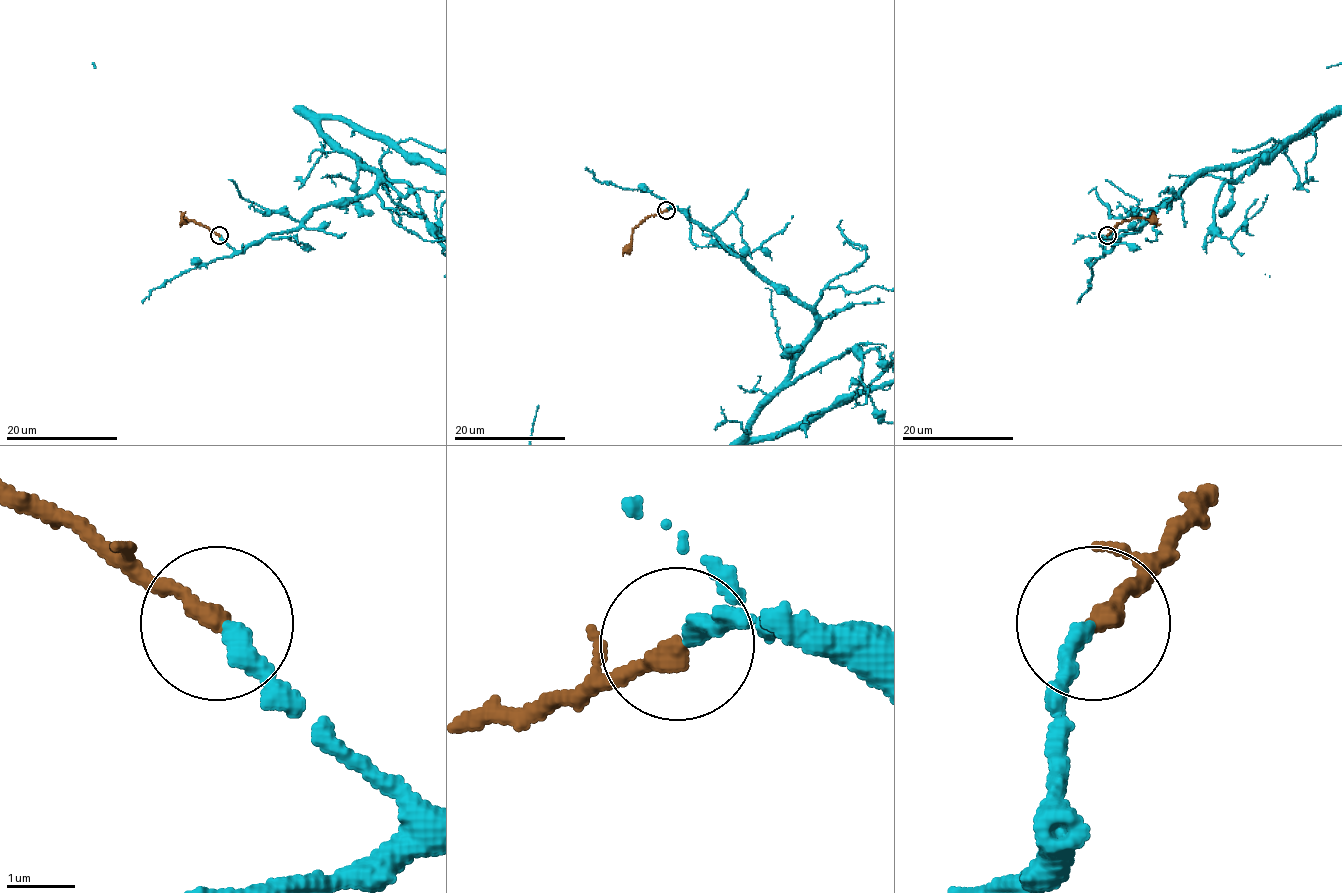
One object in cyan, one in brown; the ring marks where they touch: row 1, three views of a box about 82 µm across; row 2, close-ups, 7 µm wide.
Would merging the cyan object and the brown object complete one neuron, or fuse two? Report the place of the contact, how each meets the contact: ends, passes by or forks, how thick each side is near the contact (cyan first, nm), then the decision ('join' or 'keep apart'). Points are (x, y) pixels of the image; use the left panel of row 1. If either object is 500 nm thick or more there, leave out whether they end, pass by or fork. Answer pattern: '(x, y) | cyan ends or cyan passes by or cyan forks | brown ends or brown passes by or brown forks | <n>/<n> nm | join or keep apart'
(219, 235) | cyan ends | brown ends | 280/300 nm | join

